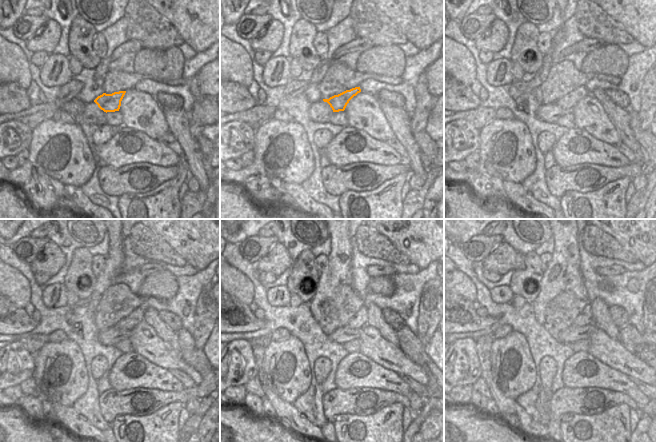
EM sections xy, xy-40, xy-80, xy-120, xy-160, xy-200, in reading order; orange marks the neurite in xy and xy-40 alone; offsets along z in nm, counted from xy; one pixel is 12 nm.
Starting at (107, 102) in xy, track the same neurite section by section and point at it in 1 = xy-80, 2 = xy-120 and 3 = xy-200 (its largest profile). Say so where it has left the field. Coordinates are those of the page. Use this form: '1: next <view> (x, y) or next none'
1: next xy-80 (567, 102)
2: next xy-120 (136, 316)
3: next xy-200 (585, 317)

